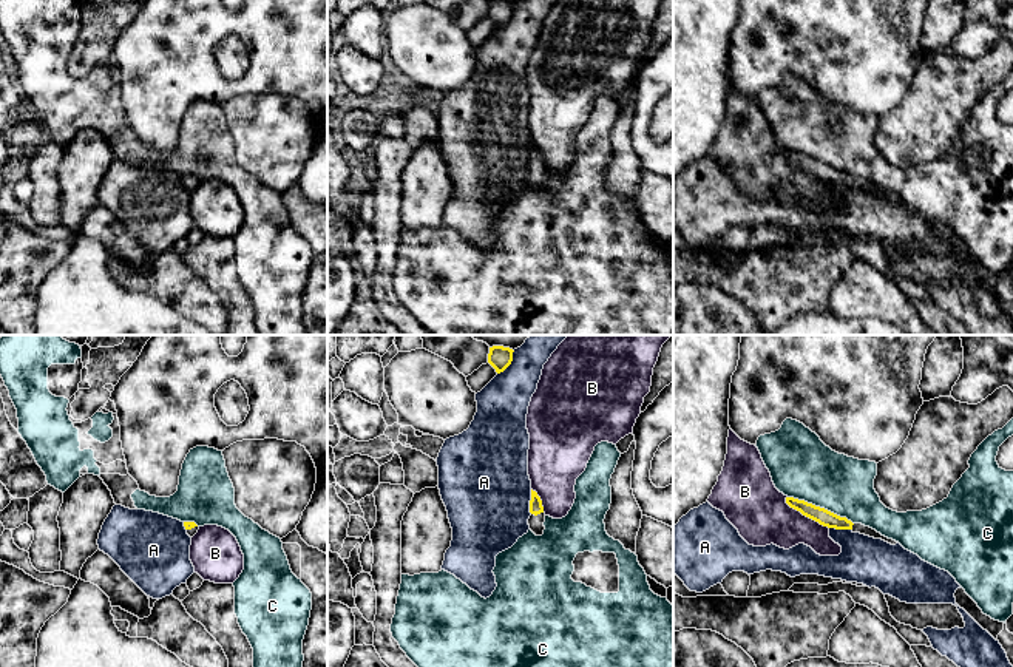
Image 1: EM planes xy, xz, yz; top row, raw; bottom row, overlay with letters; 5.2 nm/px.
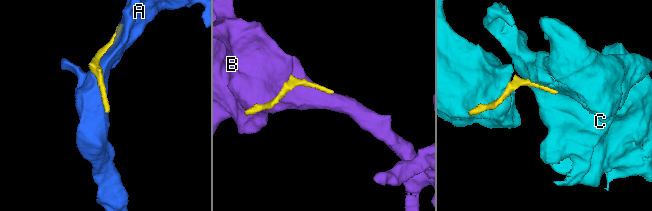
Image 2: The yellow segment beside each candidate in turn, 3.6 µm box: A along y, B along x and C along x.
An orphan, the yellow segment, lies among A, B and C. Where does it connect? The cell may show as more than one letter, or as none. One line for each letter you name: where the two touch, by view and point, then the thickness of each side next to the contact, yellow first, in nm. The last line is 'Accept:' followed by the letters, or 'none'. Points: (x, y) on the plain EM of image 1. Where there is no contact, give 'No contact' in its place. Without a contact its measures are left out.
Accept: none

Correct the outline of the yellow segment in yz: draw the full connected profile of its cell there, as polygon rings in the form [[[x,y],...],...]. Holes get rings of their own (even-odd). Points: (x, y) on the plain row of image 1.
[[[786,151],[786,157],[791,162],[800,165],[803,170],[818,176],[823,181],[835,182],[835,184],[851,184],[852,187],[860,187],[860,188],[865,188],[865,190],[869,190],[874,193],[882,193],[891,199],[897,198],[896,195],[882,190],[880,187],[877,187],[876,184],[872,184],[869,181],[865,181],[862,178],[852,178],[846,171],[840,171],[825,162],[815,161],[815,159],[808,157],[805,154]]]

